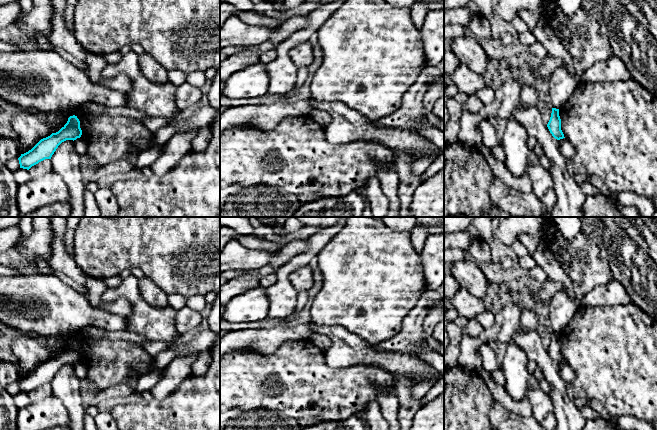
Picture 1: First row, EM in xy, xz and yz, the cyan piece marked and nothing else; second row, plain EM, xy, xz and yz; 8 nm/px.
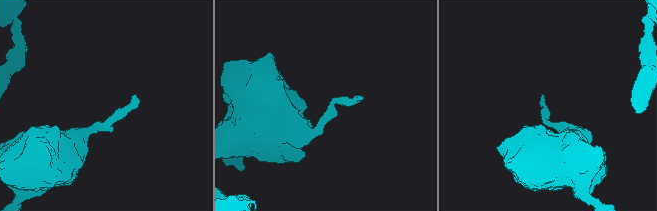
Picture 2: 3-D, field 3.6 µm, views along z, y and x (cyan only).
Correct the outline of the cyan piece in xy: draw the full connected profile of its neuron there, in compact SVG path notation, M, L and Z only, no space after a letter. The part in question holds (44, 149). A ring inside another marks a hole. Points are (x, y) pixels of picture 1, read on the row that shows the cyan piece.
M73 115L67 123L56 133L41 139L31 150L21 154L18 158L20 168L29 170L32 166L45 159L51 159L58 146L66 140L76 140L82 135L80 121Z

